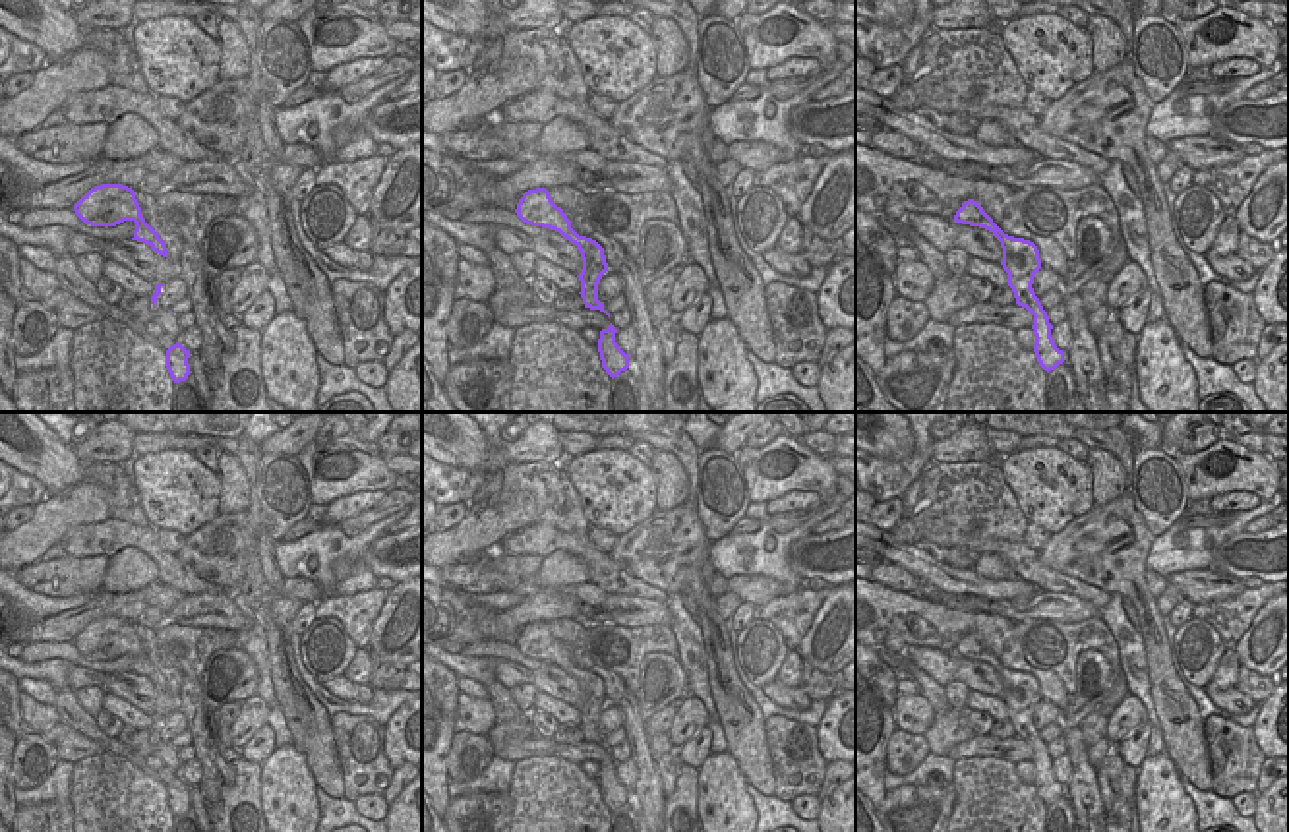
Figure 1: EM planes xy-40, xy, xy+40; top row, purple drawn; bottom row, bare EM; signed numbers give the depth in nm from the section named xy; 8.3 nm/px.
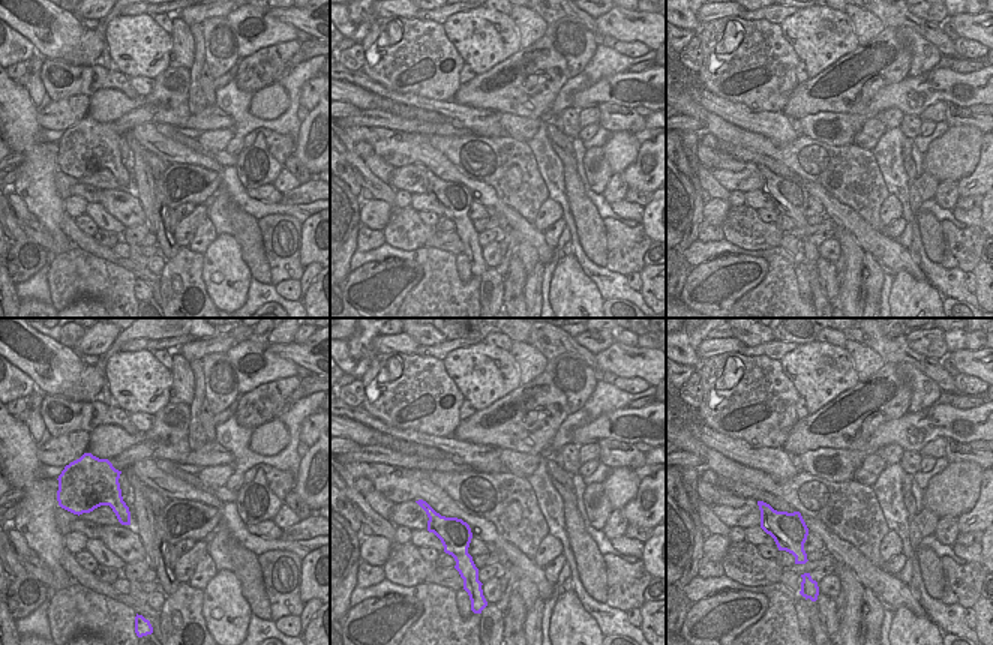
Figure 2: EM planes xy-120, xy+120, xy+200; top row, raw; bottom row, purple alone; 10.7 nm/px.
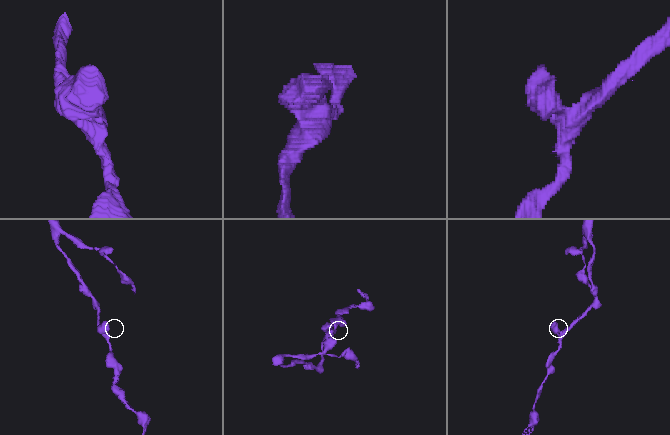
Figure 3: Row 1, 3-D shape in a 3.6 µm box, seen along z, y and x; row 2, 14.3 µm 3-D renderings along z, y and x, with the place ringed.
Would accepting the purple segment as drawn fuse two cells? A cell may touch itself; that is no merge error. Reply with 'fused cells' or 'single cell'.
single cell

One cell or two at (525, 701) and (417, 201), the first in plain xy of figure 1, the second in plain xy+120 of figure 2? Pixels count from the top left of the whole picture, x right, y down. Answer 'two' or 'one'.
two

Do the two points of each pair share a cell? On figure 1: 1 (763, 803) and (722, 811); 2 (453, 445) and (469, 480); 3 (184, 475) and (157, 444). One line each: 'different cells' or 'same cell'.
1: different cells
2: different cells
3: different cells

